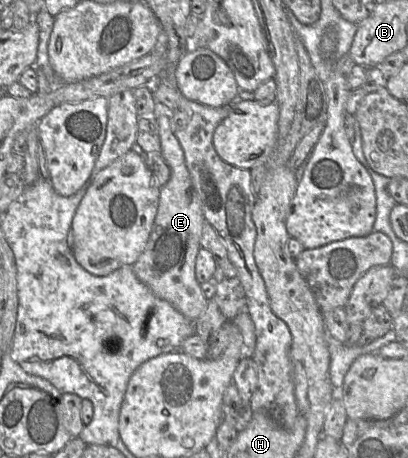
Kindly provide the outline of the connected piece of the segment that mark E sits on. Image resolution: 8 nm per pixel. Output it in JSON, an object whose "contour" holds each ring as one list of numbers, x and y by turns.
{"contour":[[155,101,153,115,159,127,160,153,170,169,170,178,160,187,158,210,148,242,132,269,136,277,157,297,169,302,184,317,195,322,208,303,195,277,196,257,201,248,205,220,186,167,183,149,172,131,172,112,162,103]]}

